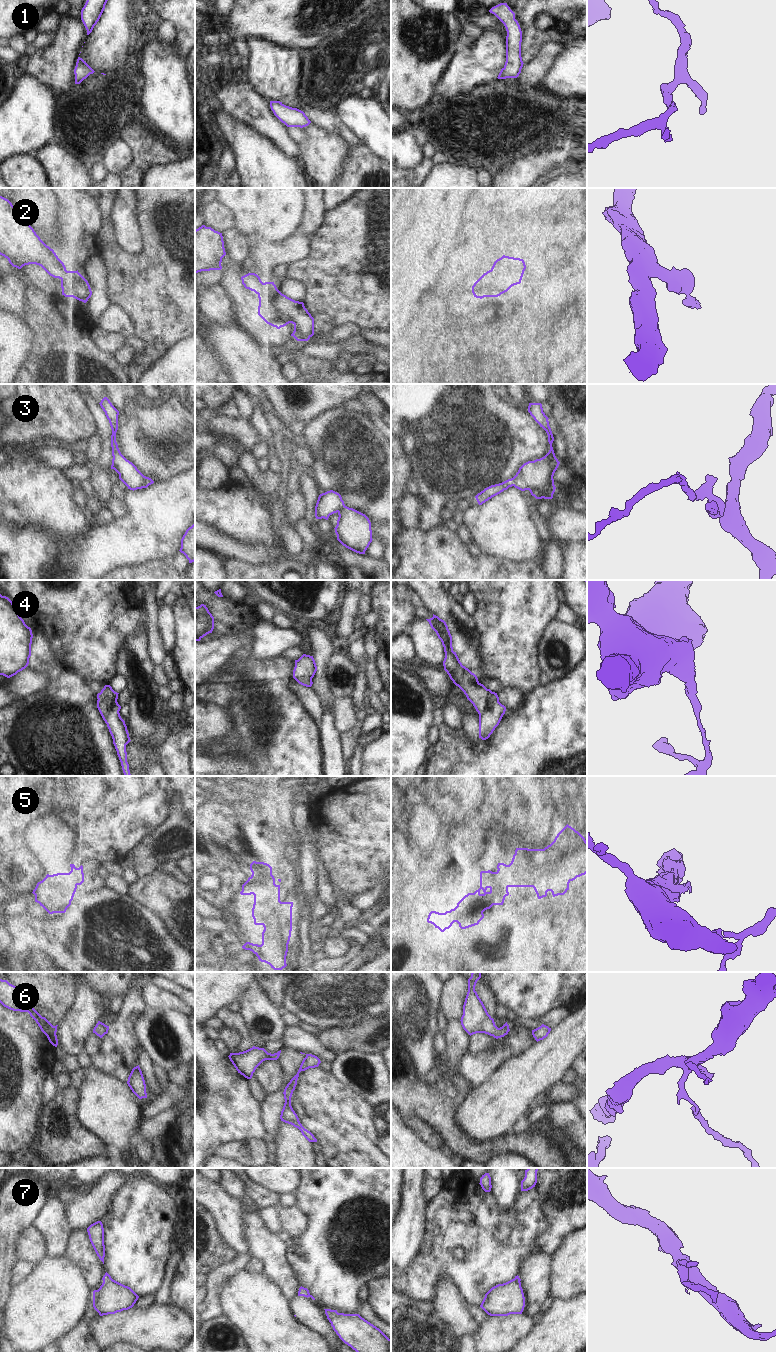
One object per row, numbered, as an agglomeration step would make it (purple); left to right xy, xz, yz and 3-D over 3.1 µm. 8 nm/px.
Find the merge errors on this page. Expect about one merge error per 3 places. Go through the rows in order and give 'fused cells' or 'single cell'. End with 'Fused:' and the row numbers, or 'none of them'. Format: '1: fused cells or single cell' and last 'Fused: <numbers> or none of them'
1: single cell
2: single cell
3: fused cells
4: single cell
5: single cell
6: single cell
7: fused cells
Fused: 3, 7

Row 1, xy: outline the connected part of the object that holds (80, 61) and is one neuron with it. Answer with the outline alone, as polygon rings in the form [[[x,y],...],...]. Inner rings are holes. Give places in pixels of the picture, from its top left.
[[[78,57],[74,69],[75,84],[80,84],[84,79],[94,72],[95,71],[82,58]]]

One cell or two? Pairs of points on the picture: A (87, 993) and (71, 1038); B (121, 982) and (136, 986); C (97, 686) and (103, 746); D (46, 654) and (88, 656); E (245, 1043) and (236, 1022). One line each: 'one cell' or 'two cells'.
A: one cell
B: two cells
C: two cells
D: two cells
E: one cell

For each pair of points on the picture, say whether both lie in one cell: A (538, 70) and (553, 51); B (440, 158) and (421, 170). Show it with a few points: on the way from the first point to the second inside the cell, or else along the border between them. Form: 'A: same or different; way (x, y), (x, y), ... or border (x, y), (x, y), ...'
A: same; way (539, 65), (548, 56)
B: different; border (431, 160), (434, 164)

